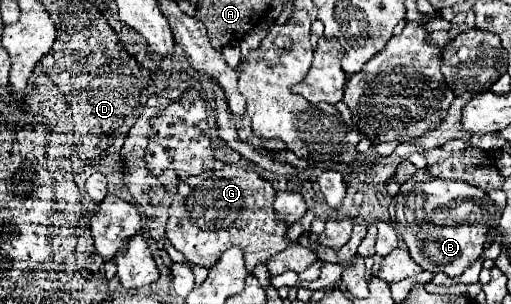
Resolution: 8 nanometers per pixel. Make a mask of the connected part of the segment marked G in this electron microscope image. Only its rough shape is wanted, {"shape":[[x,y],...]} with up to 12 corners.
{"shape":[[236,165],[180,181],[168,243],[248,271],[288,247],[276,191]]}

